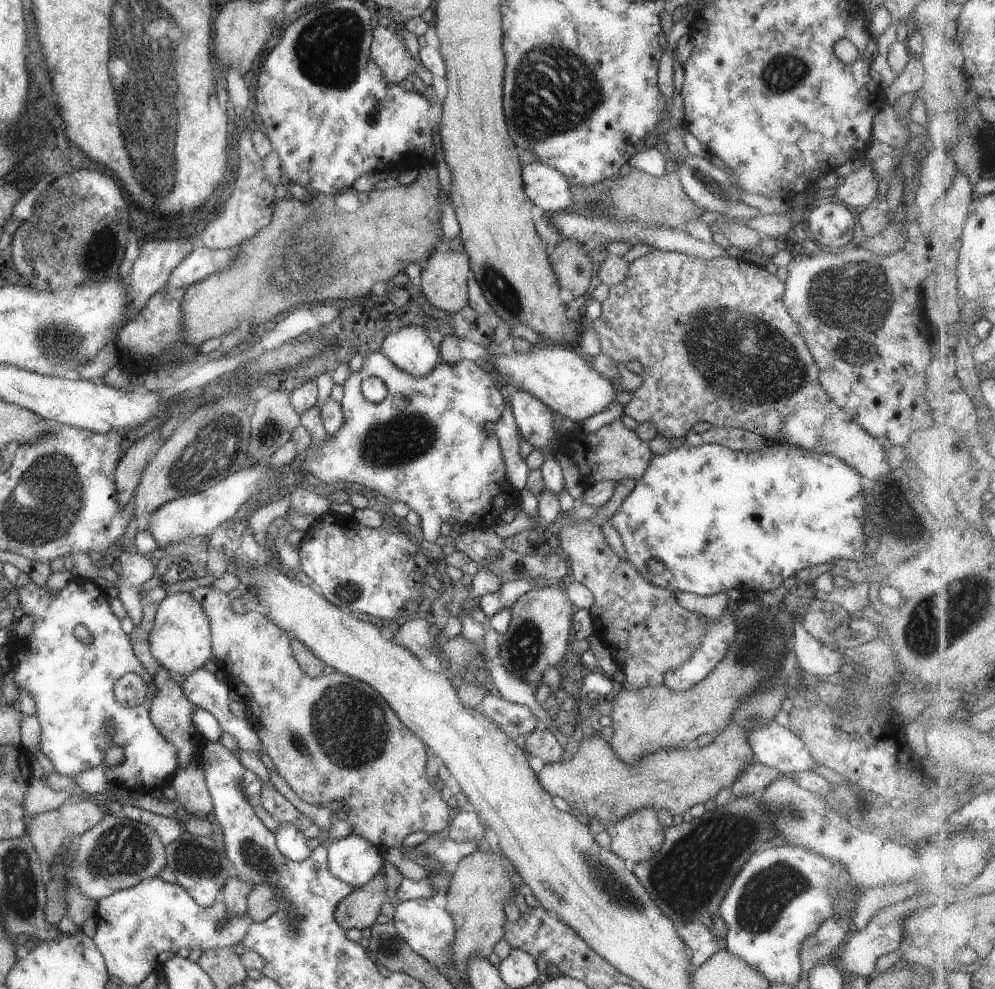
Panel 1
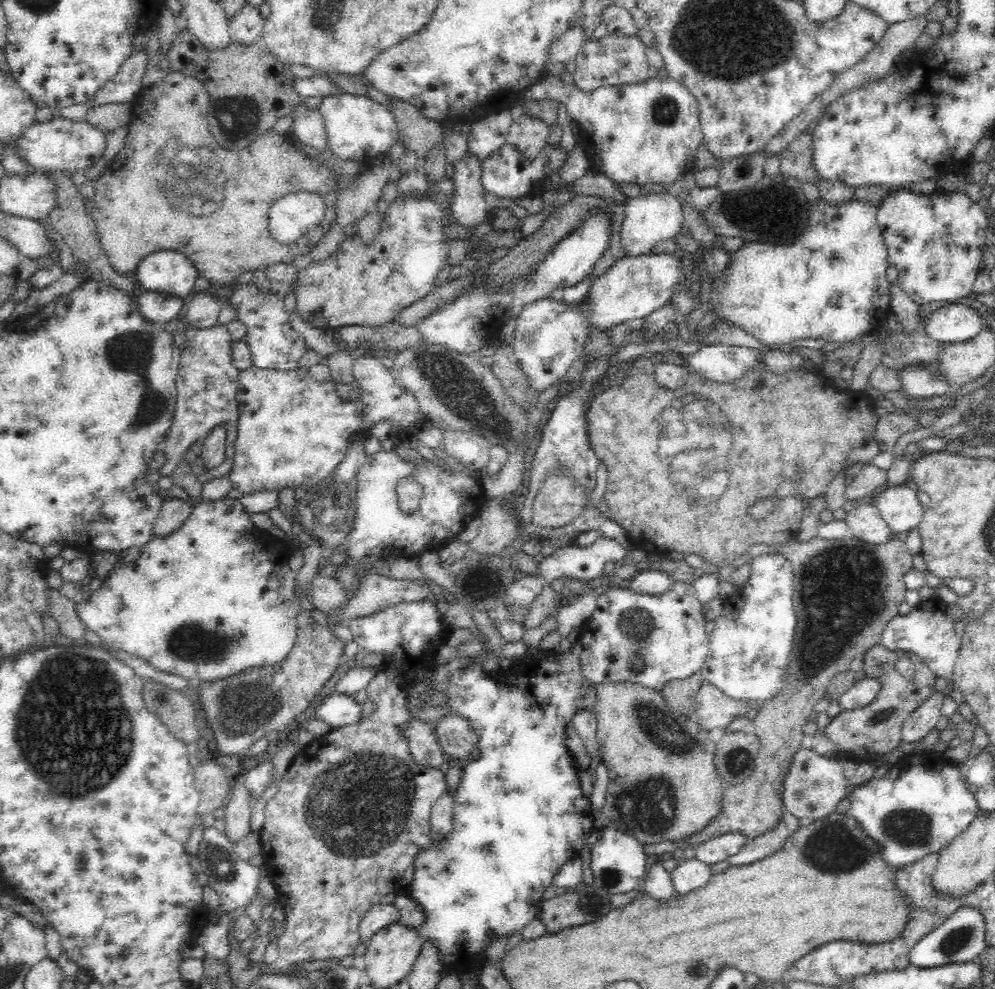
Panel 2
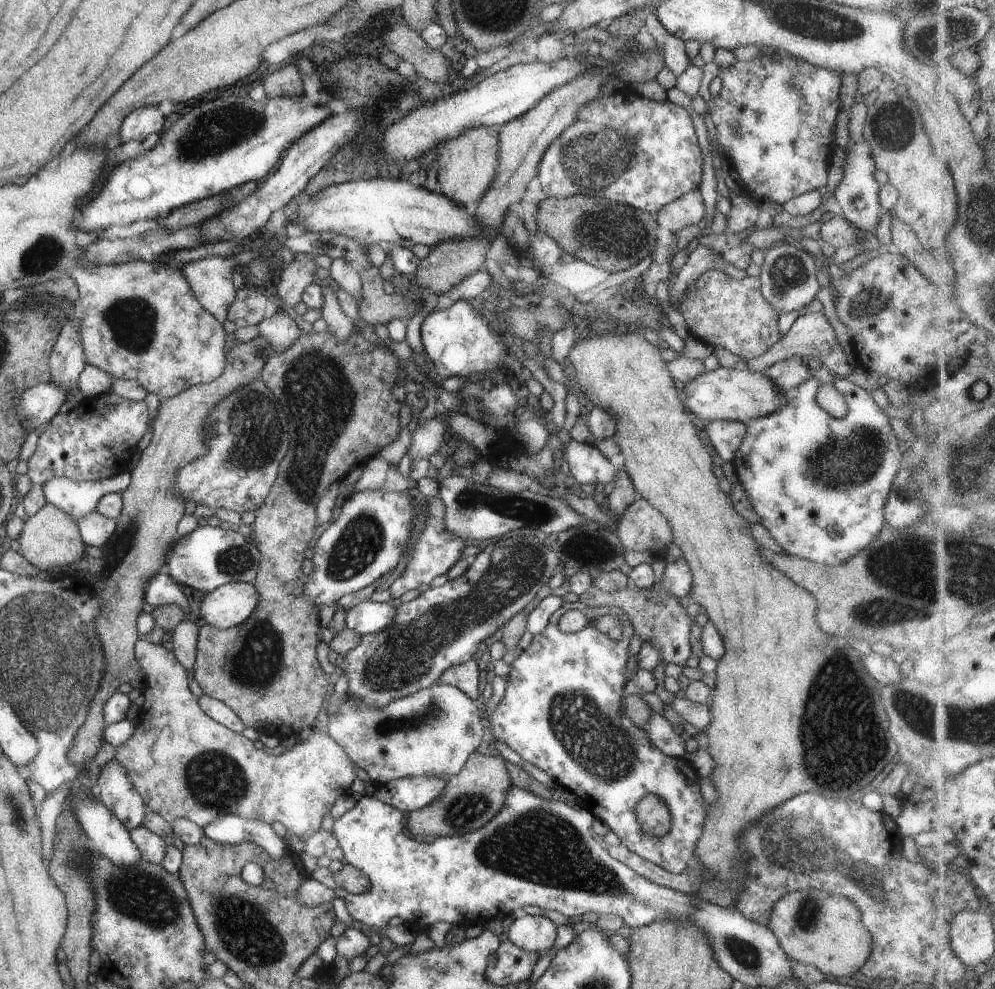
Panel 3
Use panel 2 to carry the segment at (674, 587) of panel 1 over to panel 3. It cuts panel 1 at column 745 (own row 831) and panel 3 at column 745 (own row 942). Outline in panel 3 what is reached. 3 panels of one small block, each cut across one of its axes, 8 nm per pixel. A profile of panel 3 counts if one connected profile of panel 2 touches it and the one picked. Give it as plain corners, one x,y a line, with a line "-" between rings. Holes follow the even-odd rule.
811,377
804,380
794,392
788,396
784,406
780,406
778,410
774,410
771,414
766,416
760,416
754,418
752,422
746,426
746,434
740,444
734,458
732,458
732,464
738,479
744,485
746,494
750,500
753,511
760,517
758,524
764,526
768,530
768,534
772,536
774,542
778,542
778,546
782,548
784,555
808,560
814,563
838,566
848,562
852,556
856,556
860,550
863,550
868,544
871,544
880,530
885,526
885,507
888,502
888,496
890,495
890,488
892,488
892,482
896,478
896,474
899,474
906,461
900,451
898,442
898,435
892,429
890,420
885,413
883,407
880,407
874,400
871,394
846,380
845,378
836,378
832,383
834,388
844,396
846,400
847,412
844,418
836,419
824,410
820,408
816,396
818,396
818,388
820,388
821,382
818,378

